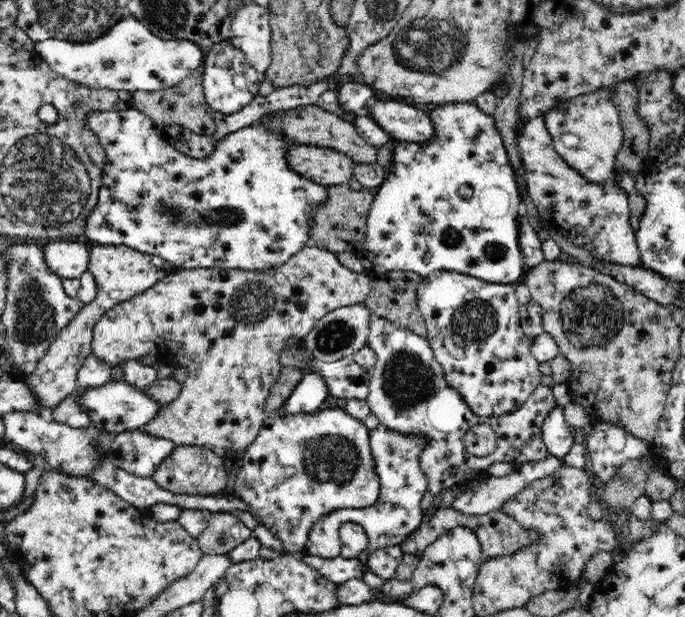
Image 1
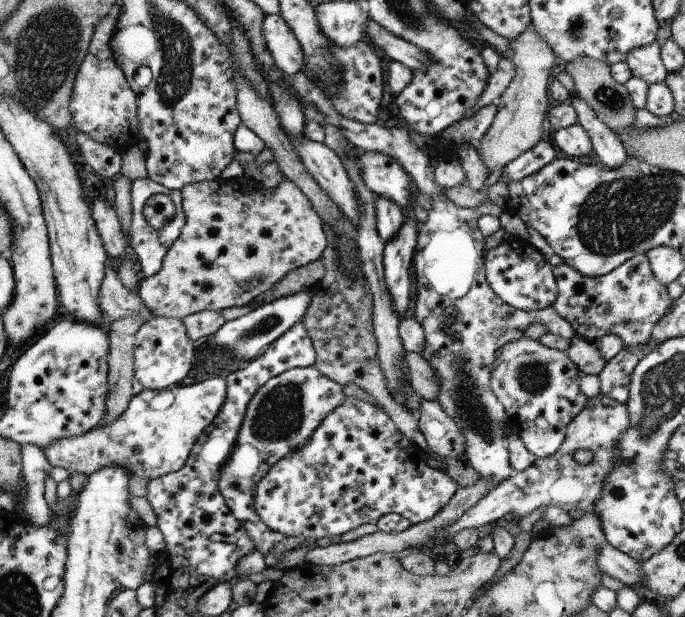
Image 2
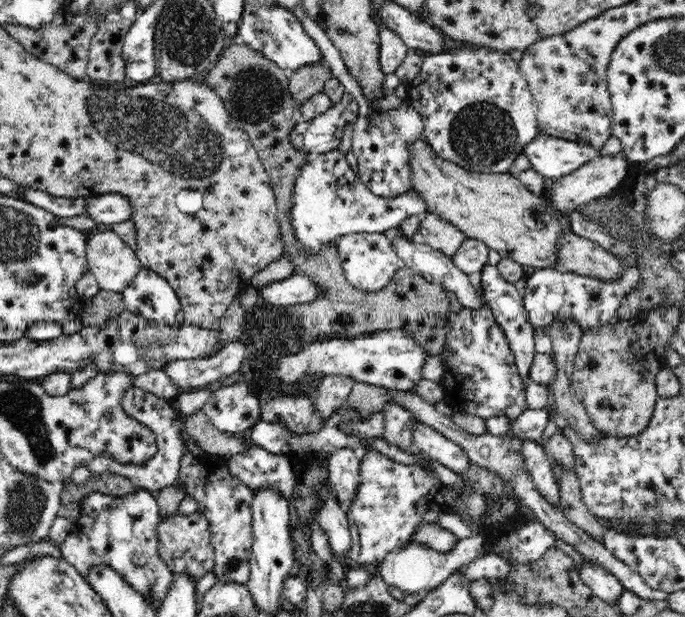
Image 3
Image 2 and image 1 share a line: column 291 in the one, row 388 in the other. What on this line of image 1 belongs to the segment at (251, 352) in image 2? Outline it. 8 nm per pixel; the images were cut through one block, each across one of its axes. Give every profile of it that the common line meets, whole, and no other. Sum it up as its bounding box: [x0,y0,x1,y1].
[282,373,328,415]

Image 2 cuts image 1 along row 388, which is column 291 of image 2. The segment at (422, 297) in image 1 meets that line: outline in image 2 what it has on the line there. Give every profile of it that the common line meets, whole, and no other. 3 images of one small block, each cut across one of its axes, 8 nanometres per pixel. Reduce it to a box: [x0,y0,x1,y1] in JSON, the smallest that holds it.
[256,397,457,543]

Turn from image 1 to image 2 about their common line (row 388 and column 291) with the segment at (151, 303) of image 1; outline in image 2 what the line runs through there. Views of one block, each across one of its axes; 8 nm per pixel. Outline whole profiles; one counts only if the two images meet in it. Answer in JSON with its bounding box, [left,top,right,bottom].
[137,176,329,319]

